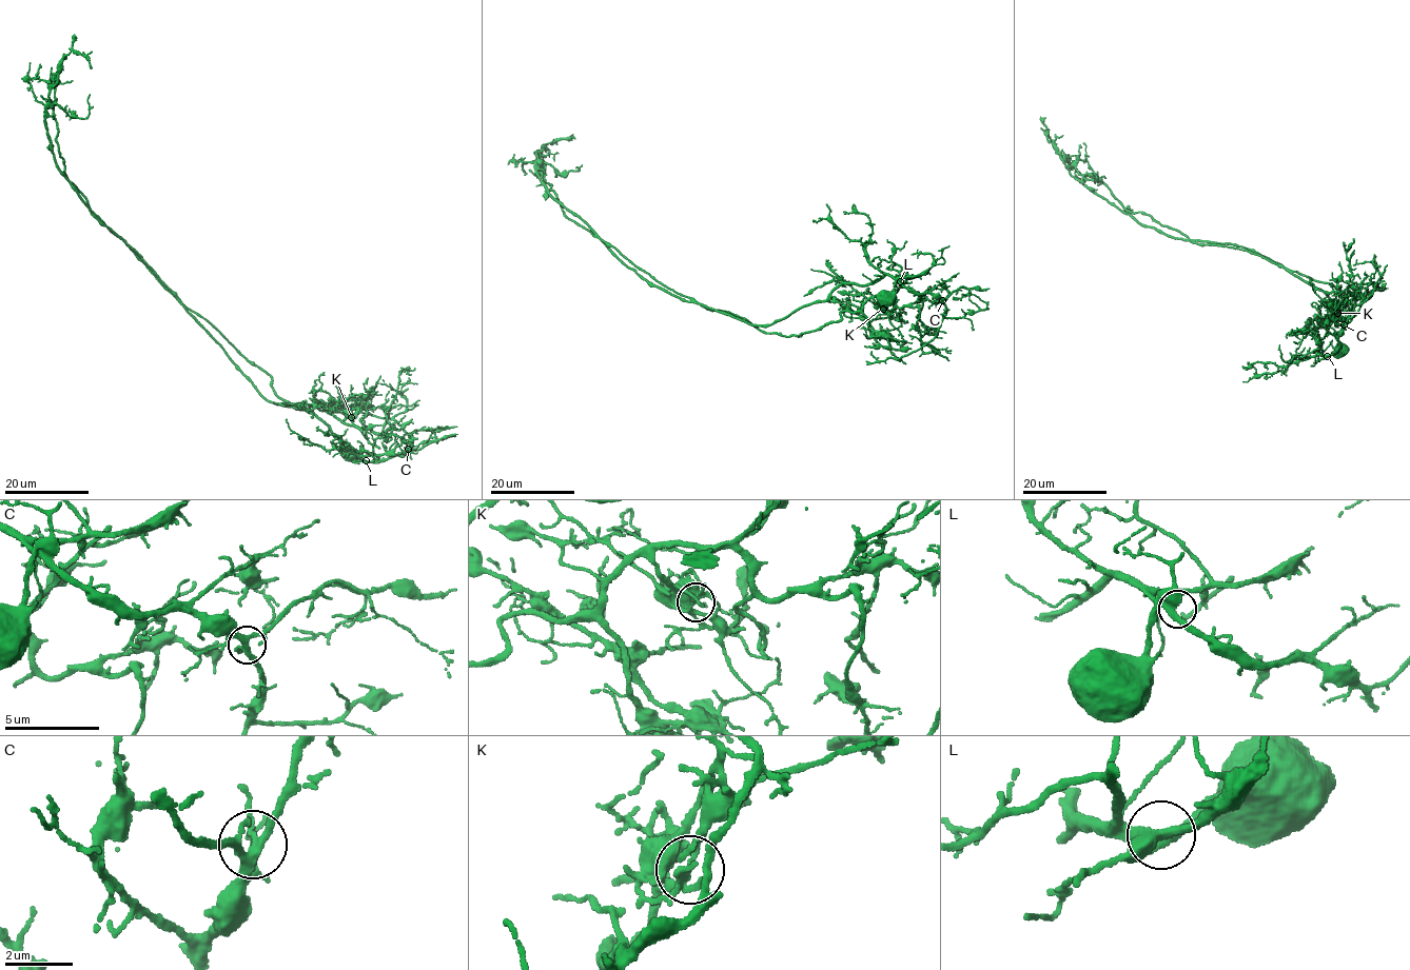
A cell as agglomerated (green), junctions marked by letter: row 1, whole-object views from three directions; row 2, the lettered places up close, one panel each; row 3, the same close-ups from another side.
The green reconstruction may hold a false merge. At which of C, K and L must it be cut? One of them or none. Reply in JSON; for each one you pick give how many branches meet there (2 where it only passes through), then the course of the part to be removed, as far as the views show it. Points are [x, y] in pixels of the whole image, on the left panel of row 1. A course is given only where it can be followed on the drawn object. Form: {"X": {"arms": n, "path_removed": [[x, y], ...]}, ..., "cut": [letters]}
{"K": {"arms": 6, "path_removed": [[352, 417], [277, 395], [271, 377], [100, 224], [66, 176], [53, 110], [56, 100], [85, 118], [90, 94]]}, "cut": ["K"]}

